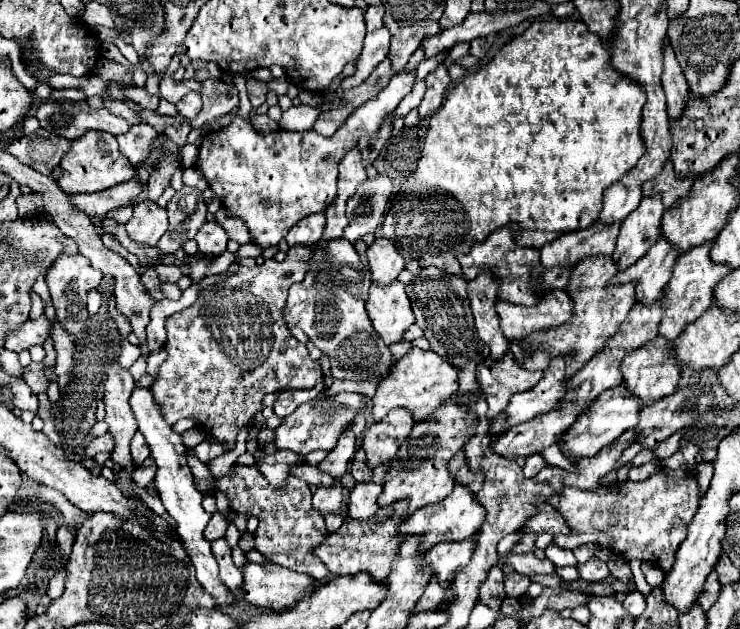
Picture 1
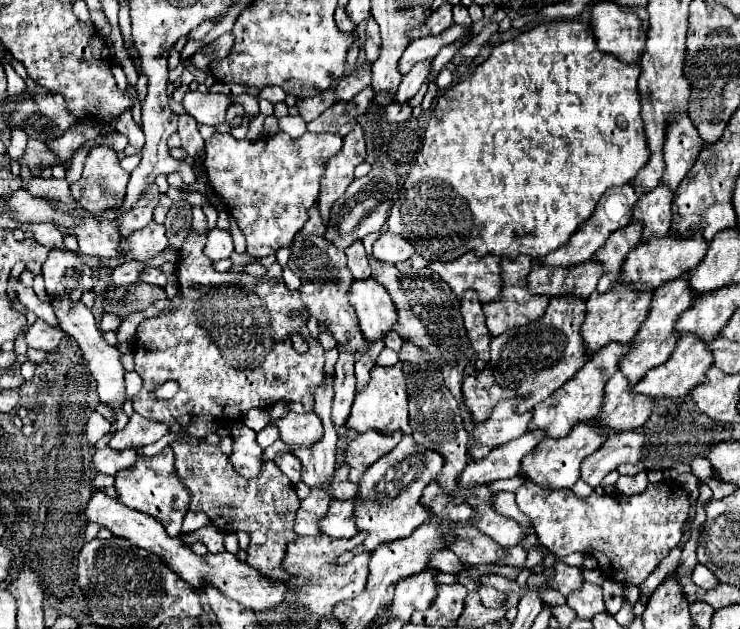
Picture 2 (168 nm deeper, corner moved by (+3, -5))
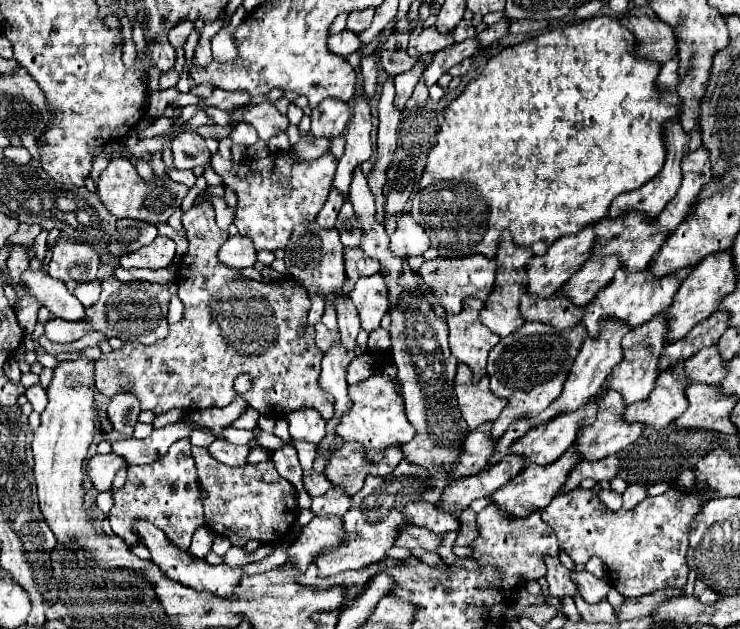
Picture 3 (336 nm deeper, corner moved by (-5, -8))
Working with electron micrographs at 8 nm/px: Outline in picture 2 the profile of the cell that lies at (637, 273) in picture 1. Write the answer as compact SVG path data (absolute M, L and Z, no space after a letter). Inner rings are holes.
M617 284L615 288L607 290L603 294L593 292L587 298L587 320L581 328L589 354L595 354L611 340L617 340L617 342L623 342L623 338L627 338L625 342L633 340L641 322L645 322L645 318L649 314L651 298L653 298L653 290L633 290L629 284Z

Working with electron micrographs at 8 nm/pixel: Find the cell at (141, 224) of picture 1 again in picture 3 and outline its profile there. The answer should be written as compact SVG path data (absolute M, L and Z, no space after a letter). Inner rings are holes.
M157 237L151 245L145 249L139 249L137 253L129 253L121 257L121 265L125 269L131 267L143 267L143 269L163 269L171 263L175 257L175 243L167 237Z

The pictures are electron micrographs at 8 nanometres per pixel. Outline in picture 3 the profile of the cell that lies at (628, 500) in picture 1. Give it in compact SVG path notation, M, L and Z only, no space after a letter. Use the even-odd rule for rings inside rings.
M575 489L569 495L557 495L541 509L543 521L557 533L559 549L575 563L587 563L593 555L607 565L609 583L623 597L641 597L657 589L685 587L687 583L687 545L689 523L701 509L701 501L693 493L667 489L657 497L647 497L631 511L603 511L603 503L593 497L593 491Z

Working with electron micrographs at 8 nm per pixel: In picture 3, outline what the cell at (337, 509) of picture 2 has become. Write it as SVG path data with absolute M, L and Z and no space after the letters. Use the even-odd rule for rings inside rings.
M315 517L289 545L287 561L299 571L307 571L321 551L339 547L343 537L345 531L339 517Z

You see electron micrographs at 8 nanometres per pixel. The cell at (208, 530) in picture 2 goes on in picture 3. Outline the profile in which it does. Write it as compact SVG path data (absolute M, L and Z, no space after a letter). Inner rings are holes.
M201 527L201 529L197 529L197 531L193 533L193 541L191 541L189 551L191 551L195 557L205 557L205 555L211 551L213 539L215 539L215 533L213 533L209 527Z

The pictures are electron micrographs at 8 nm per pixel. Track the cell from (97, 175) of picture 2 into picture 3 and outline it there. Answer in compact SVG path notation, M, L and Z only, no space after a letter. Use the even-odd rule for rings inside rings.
M123 157L113 159L109 163L109 167L101 173L99 185L97 185L97 195L113 217L117 217L117 219L129 217L129 219L137 219L137 221L149 221L151 225L167 223L171 213L181 207L181 201L187 195L187 191L189 191L189 187L179 185L179 183L171 181L169 177L165 177L165 179L153 177L149 181L141 179L137 169L133 167L133 163Z

